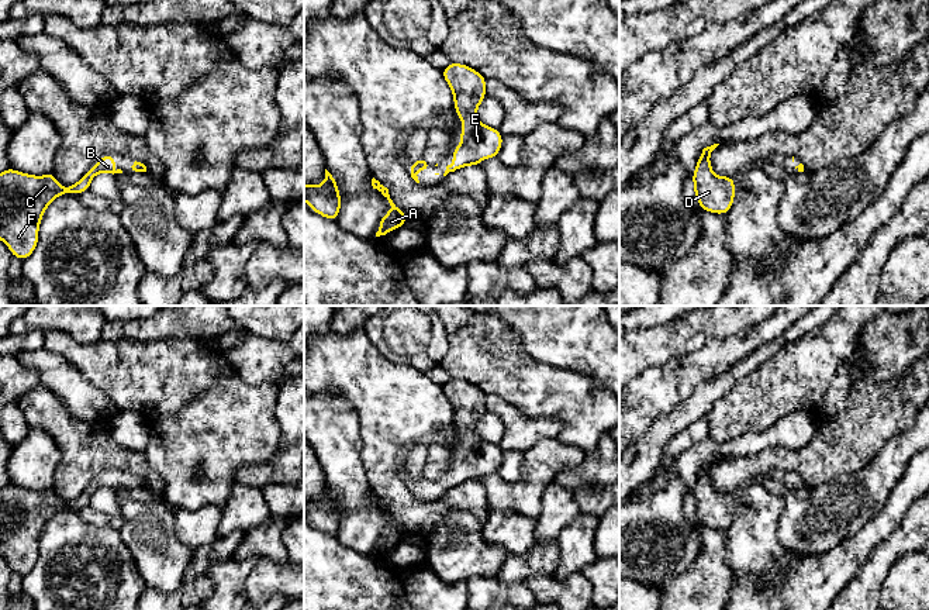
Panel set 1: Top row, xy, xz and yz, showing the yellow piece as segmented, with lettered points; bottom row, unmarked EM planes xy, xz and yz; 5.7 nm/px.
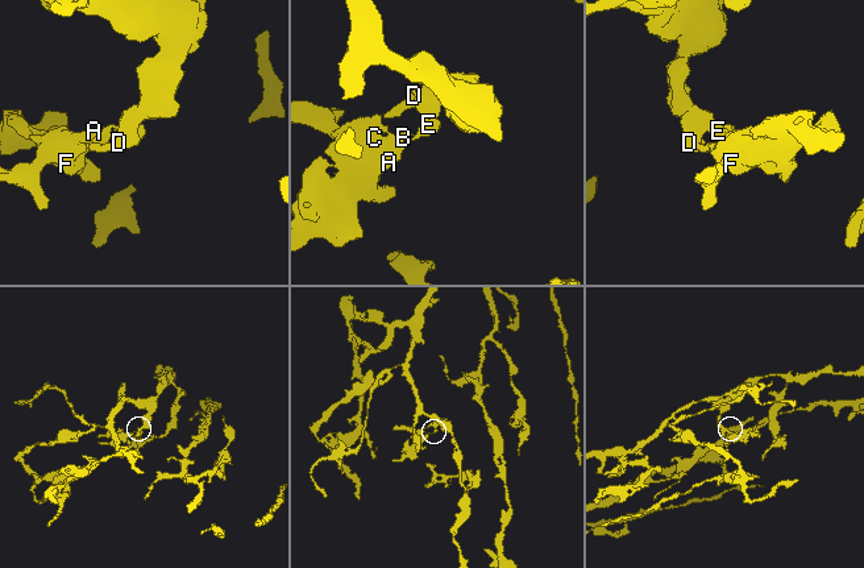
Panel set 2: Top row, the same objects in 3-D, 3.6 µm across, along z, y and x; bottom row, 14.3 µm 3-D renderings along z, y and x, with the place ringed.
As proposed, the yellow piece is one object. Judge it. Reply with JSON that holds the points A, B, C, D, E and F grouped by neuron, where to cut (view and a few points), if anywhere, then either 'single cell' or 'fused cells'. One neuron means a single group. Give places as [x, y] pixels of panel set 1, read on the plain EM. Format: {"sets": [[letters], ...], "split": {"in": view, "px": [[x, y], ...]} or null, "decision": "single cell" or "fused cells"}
{"sets": [["A", "B", "C", "D", "E", "F"]], "split": null, "decision": "single cell"}

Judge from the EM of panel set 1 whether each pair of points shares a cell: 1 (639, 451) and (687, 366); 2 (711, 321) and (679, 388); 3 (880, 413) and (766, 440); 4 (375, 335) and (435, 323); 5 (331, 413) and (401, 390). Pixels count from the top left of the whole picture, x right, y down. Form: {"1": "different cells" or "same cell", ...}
{"1": "different cells", "2": "different cells", "3": "different cells", "4": "same cell", "5": "different cells"}

